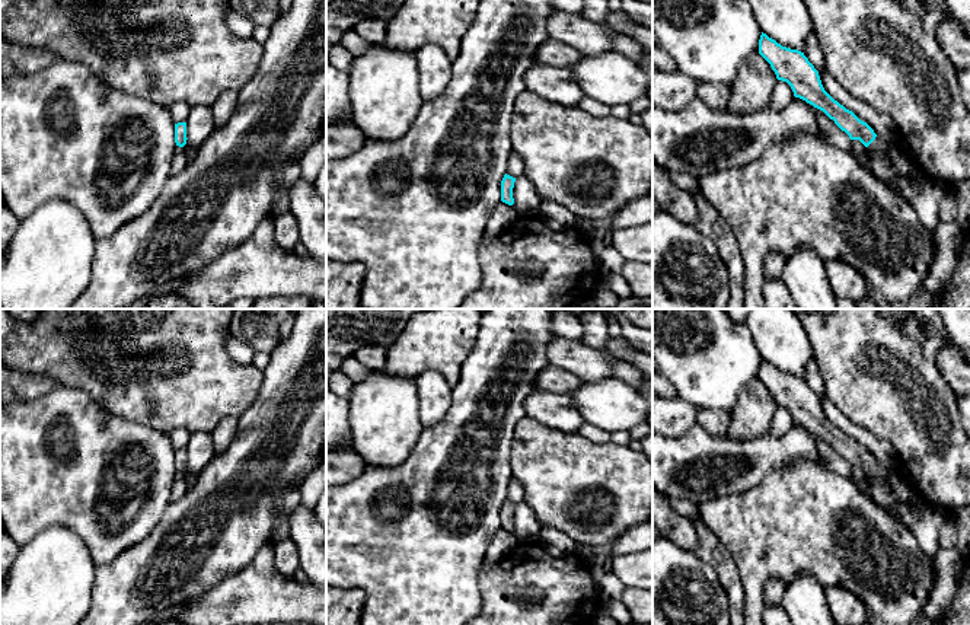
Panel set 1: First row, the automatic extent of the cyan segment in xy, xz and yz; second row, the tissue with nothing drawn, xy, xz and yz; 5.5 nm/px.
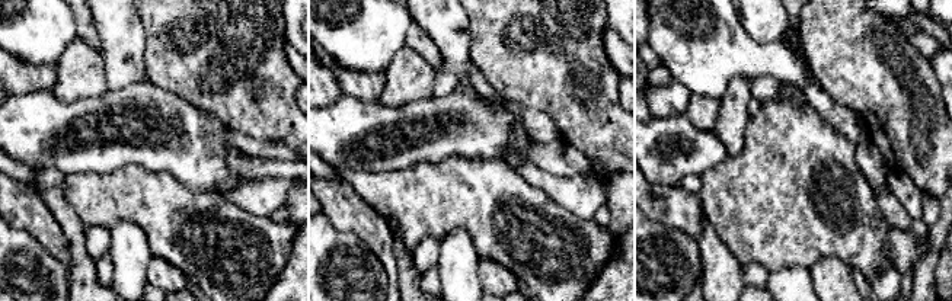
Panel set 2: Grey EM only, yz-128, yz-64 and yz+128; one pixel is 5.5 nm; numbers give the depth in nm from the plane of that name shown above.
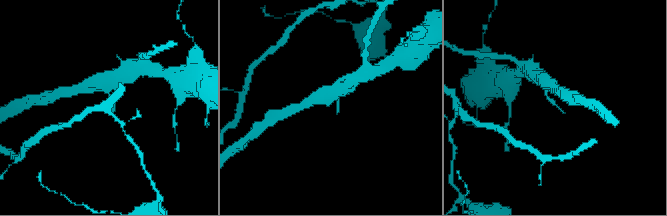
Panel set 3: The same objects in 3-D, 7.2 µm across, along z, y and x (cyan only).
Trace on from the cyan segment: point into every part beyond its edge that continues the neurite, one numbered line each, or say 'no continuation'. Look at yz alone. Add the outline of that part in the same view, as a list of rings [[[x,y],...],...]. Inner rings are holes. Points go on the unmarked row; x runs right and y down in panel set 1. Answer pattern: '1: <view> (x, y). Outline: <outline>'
1: yz (877, 477). Outline: [[[875,463],[875,466],[868,473],[865,473],[864,479],[870,485],[872,500],[884,511],[887,511],[900,526],[903,526],[899,522],[899,517],[896,513],[896,507],[902,503],[894,498],[890,488],[887,487],[888,473],[890,473],[890,471],[886,466]]]

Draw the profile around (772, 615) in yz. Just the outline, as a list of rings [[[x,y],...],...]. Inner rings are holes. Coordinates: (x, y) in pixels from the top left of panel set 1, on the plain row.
[[[781,605],[765,606],[762,612],[763,625],[792,625]]]

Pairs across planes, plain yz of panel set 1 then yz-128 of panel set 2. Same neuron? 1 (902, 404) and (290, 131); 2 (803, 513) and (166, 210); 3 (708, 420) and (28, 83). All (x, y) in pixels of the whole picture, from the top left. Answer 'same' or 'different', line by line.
1: same
2: same
3: same

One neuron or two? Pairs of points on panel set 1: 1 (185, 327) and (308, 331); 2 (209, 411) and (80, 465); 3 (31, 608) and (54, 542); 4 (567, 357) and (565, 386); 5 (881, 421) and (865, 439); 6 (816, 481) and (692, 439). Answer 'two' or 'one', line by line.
1: two
2: two
3: one
4: two
5: two
6: two

